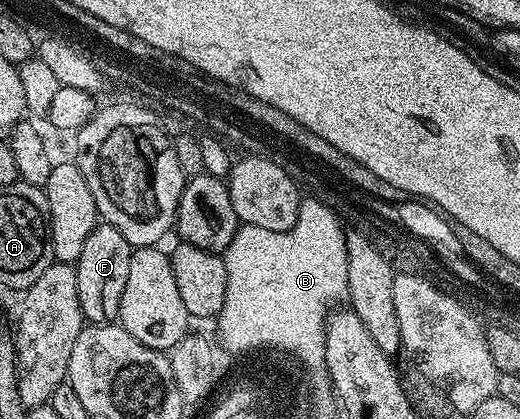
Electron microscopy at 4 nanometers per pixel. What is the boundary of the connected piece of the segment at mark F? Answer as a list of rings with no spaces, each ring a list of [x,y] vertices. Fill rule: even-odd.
[[[98,223],[97,228],[87,234],[87,242],[83,242],[83,254],[79,254],[75,267],[79,282],[79,306],[89,324],[107,324],[118,319],[133,250],[127,238],[123,238],[123,234],[119,234],[119,230],[110,224]]]

